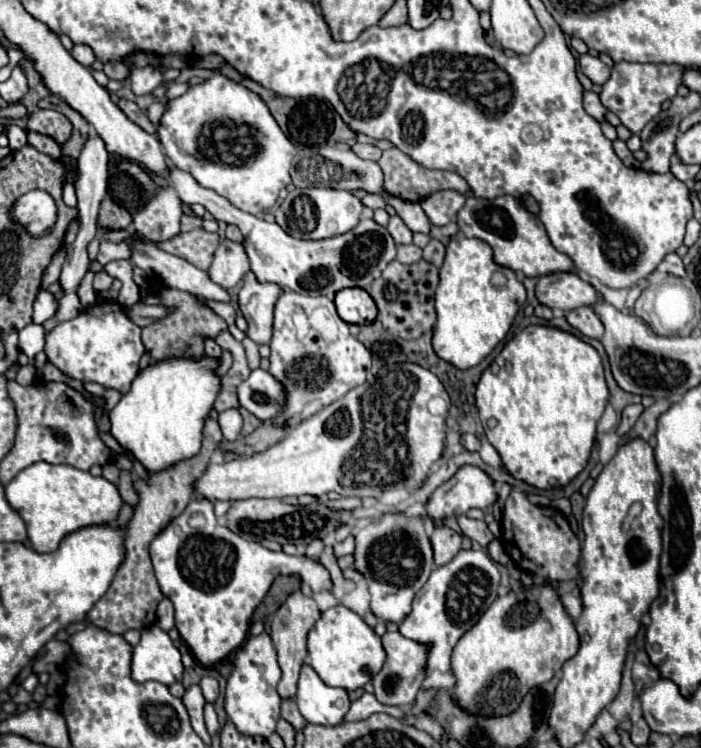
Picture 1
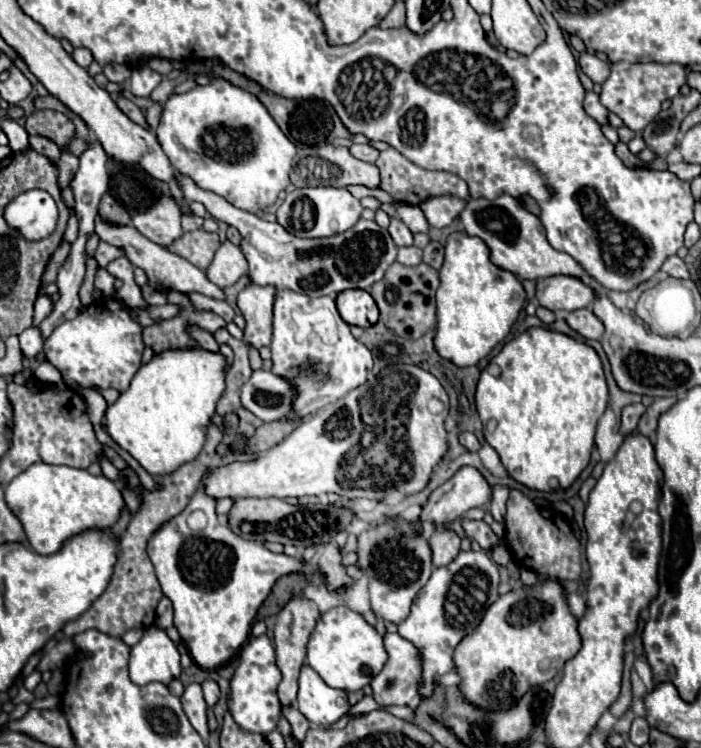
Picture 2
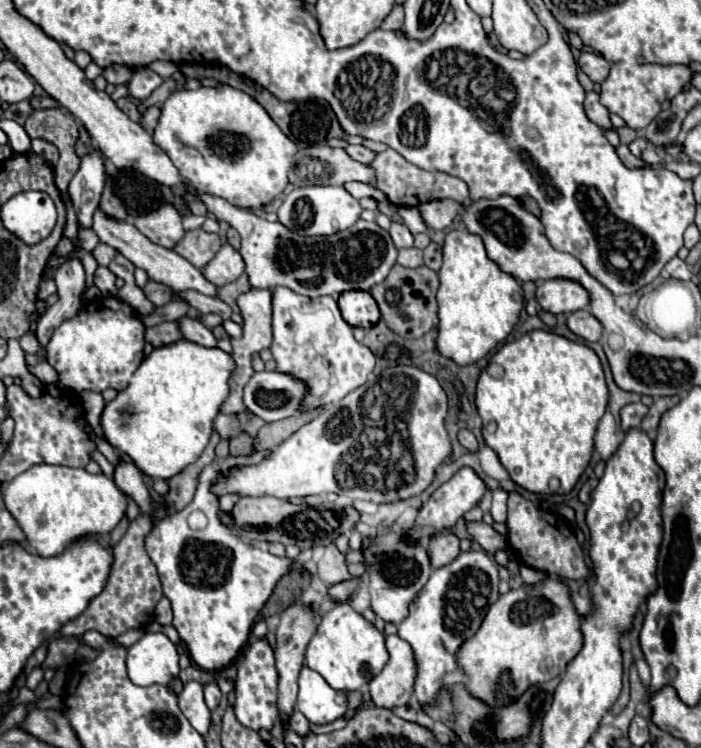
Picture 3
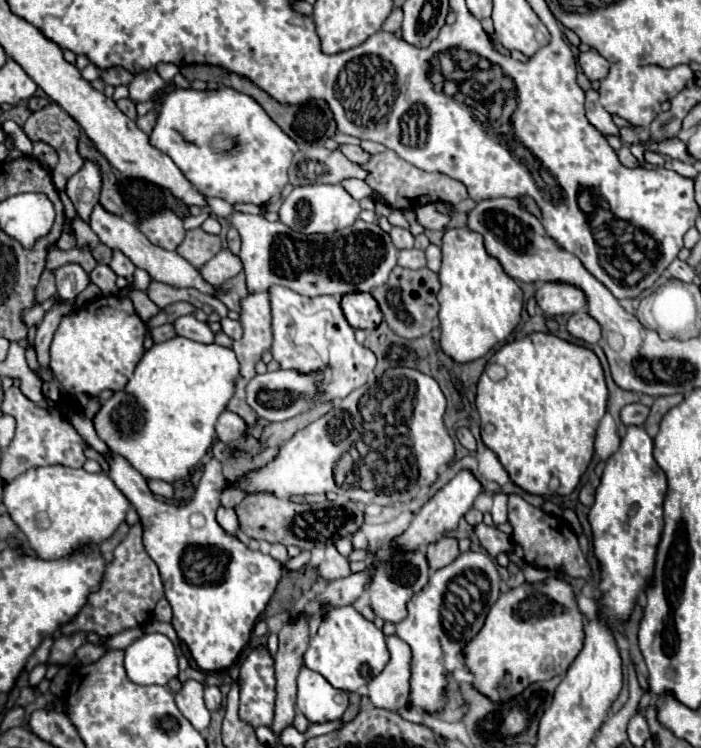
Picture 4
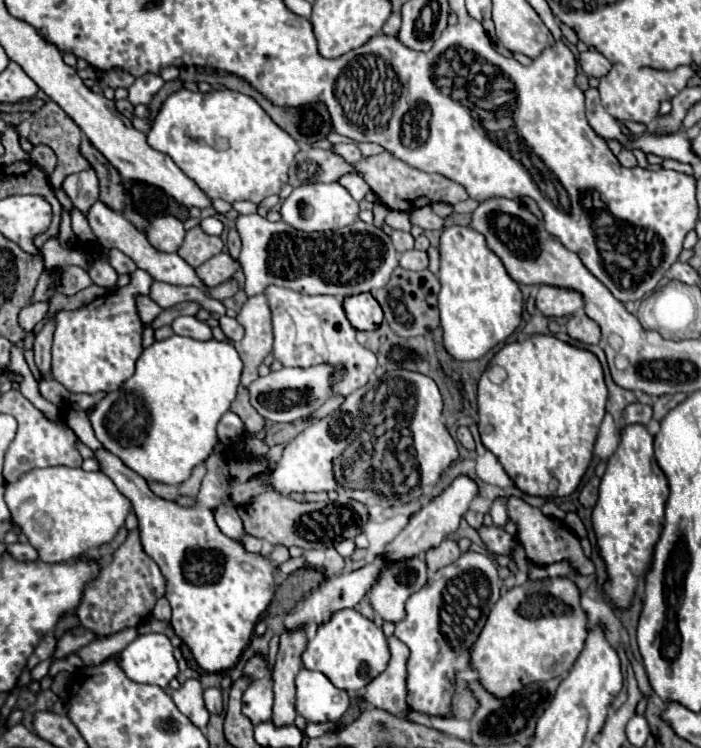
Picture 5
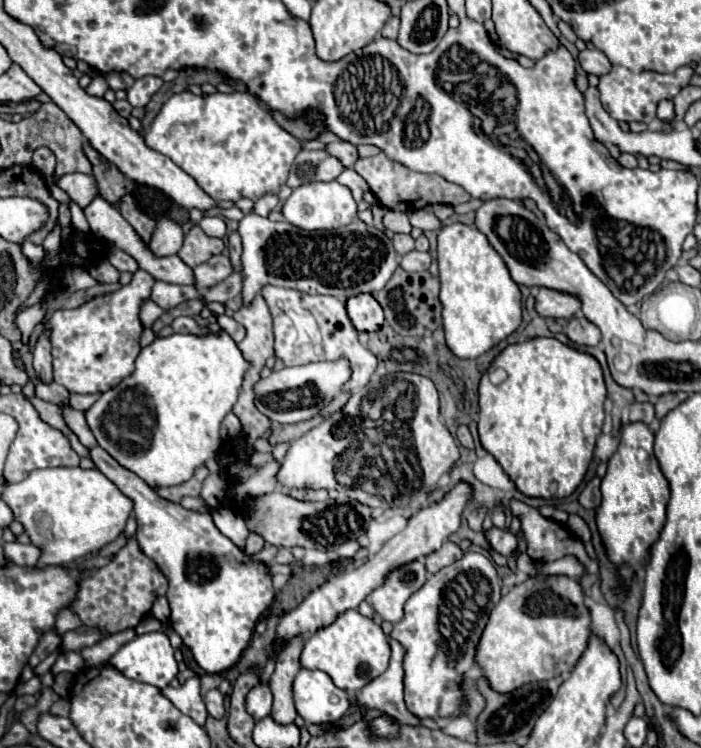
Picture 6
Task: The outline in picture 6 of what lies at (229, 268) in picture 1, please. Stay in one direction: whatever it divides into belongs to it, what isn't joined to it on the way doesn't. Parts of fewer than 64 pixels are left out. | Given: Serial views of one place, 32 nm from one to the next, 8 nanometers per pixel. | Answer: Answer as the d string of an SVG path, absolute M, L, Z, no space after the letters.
M224 254L212 256L208 262L200 264L194 268L194 286L196 290L206 290L212 288L216 284L220 284L222 280L226 280L232 272L232 264Z

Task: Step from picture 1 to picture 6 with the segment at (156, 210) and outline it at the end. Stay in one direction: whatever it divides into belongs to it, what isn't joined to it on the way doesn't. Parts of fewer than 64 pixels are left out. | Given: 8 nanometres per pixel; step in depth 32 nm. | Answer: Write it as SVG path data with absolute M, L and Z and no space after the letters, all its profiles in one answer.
M158 220L158 226L150 242L150 252L154 256L172 256L182 248L182 242L184 242L184 234L180 224L172 220Z

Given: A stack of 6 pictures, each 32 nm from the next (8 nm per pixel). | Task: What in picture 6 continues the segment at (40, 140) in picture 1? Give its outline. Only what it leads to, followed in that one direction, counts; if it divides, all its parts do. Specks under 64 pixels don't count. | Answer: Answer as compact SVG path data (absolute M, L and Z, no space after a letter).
M38 148L38 150L34 152L32 166L34 166L40 174L48 176L48 174L52 174L54 168L56 168L56 158L54 158L54 154L52 154L48 148Z

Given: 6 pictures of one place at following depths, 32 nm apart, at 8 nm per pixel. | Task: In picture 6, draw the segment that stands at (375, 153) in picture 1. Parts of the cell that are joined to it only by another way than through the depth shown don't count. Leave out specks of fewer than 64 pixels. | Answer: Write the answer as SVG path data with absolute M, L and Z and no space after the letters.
M330 142L326 144L324 148L330 156L336 156L346 168L354 168L356 160L358 160L358 152L356 152L356 146L348 144L348 142Z

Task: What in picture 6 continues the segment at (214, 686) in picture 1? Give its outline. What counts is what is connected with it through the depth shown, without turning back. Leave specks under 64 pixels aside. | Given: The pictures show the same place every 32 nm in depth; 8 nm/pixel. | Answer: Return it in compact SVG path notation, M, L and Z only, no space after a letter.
M210 690L206 696L204 696L204 702L206 702L206 710L212 718L220 720L224 718L224 698L218 690Z

